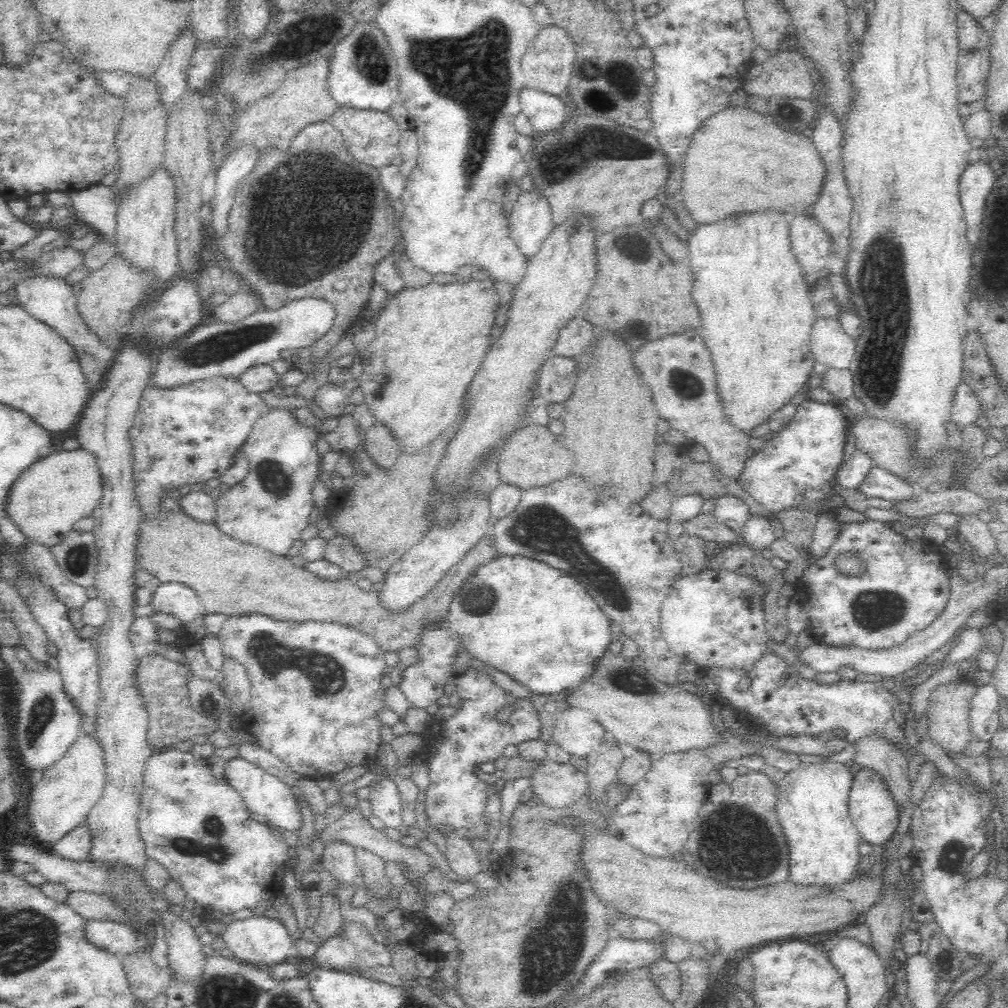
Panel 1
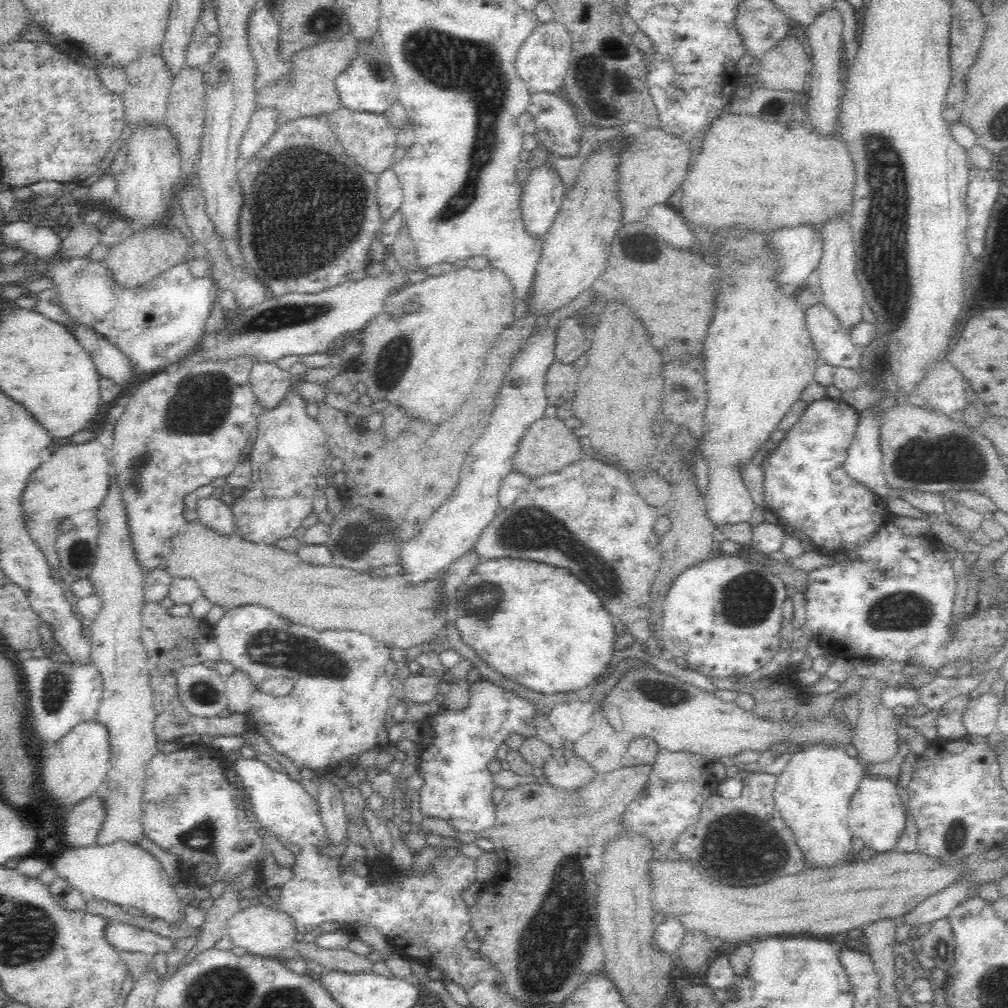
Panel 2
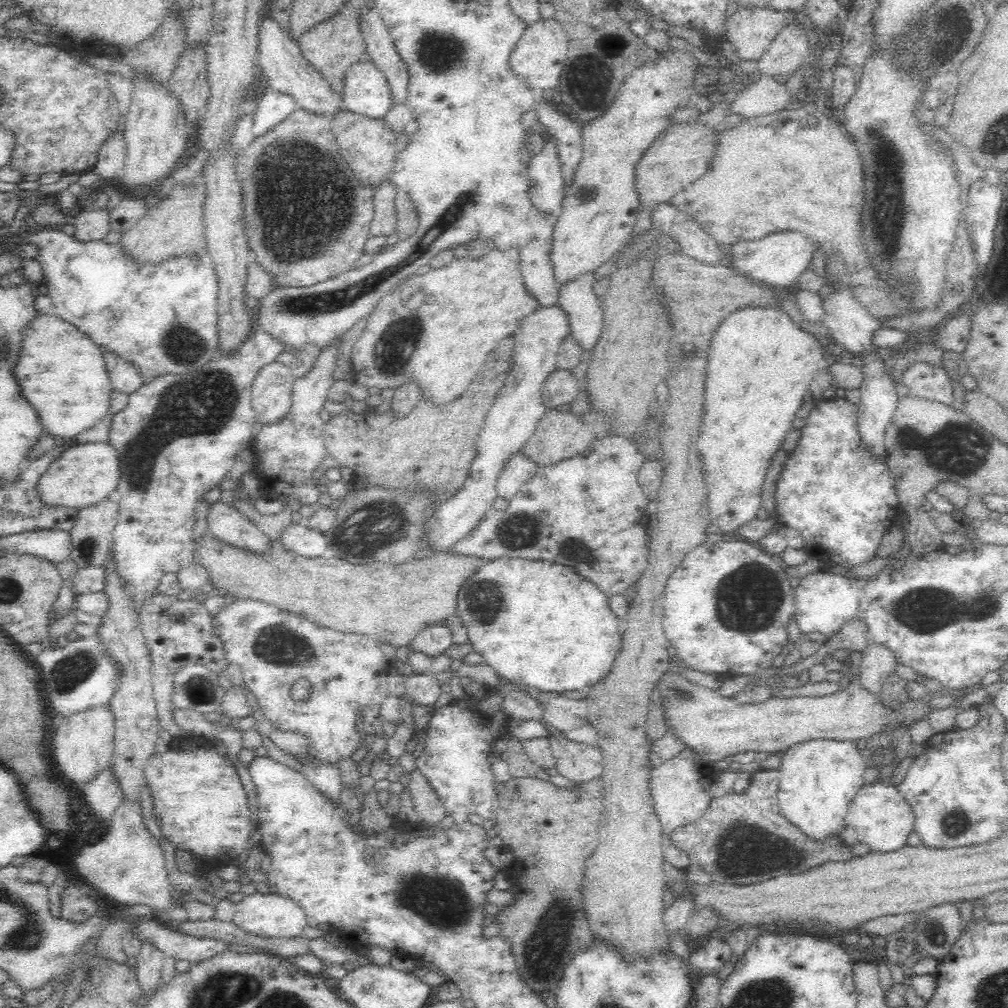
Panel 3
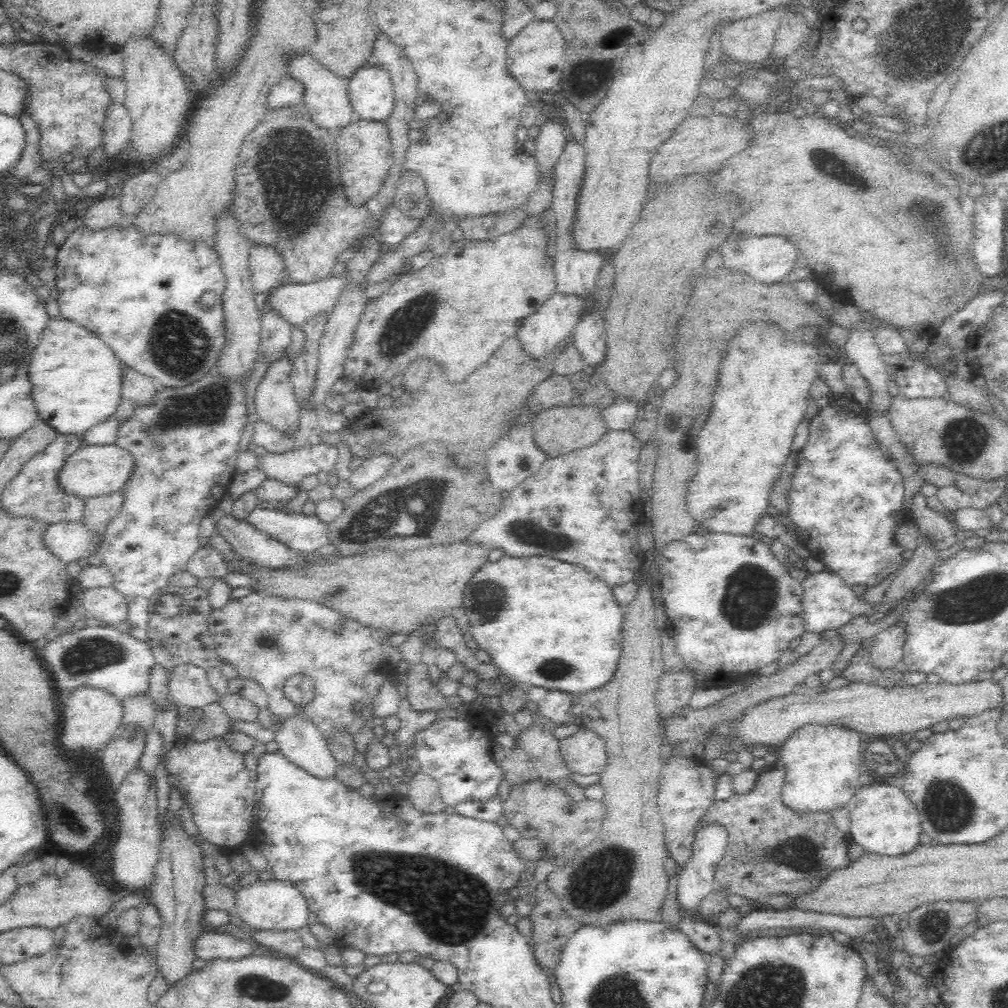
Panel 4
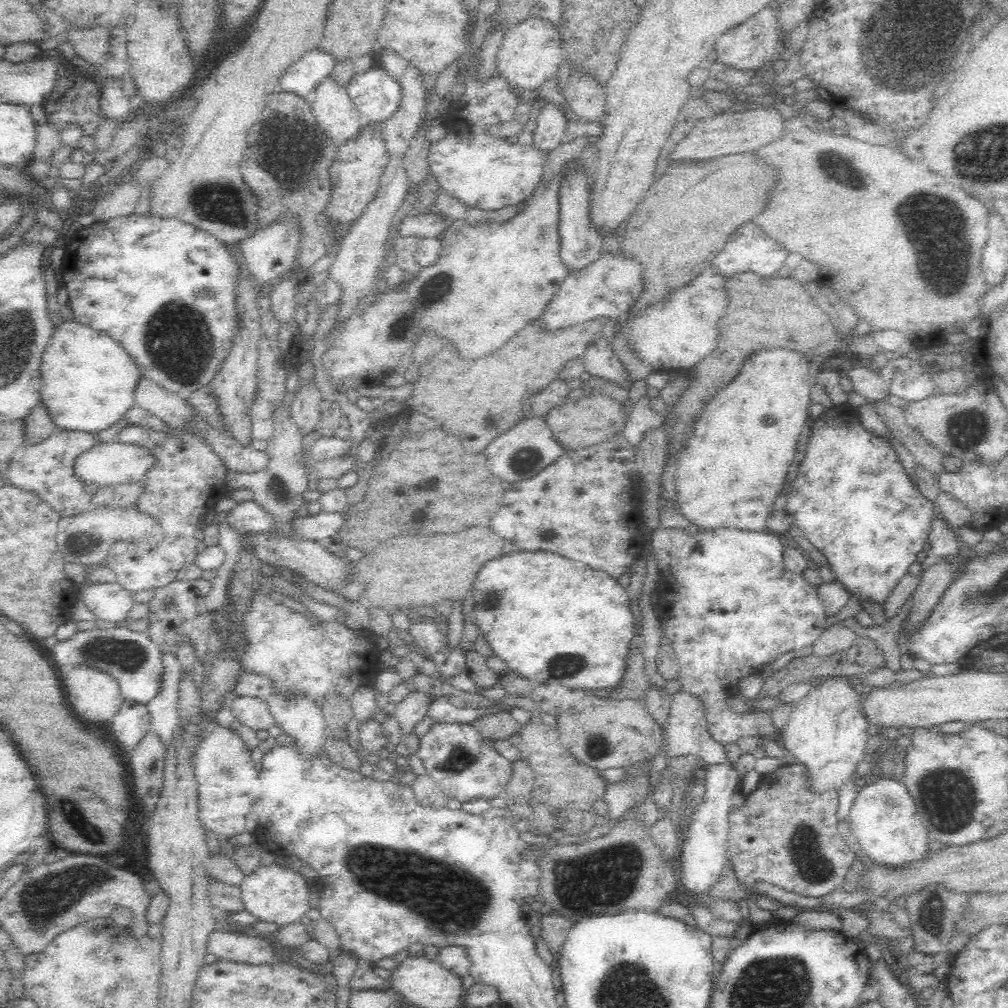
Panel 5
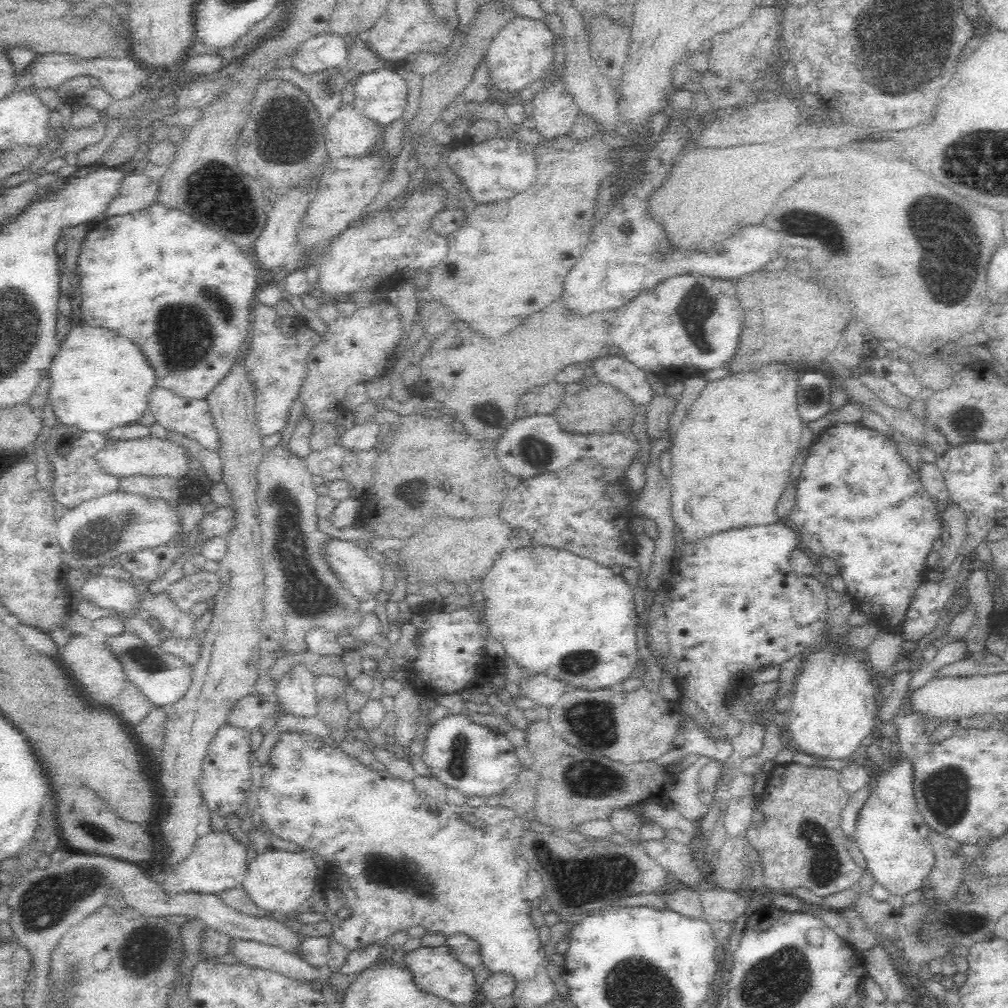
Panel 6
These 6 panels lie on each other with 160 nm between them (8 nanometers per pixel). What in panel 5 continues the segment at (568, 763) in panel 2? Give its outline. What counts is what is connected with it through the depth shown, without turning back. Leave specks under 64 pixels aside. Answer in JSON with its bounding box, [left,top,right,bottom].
[555,692,665,768]

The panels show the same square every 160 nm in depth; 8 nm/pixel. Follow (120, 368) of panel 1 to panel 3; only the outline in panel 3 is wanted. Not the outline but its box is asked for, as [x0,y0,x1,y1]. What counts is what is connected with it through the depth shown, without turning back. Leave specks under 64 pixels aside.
[98,560,159,797]

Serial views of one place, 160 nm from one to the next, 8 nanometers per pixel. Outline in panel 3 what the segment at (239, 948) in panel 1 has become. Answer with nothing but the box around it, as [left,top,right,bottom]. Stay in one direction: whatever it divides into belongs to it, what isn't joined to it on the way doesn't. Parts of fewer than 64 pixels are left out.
[233,891,309,937]

